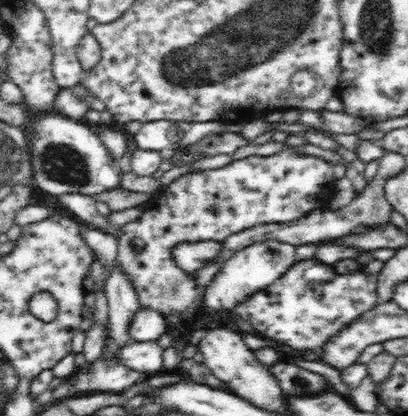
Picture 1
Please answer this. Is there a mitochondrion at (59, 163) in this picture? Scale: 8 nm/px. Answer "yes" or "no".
yes

